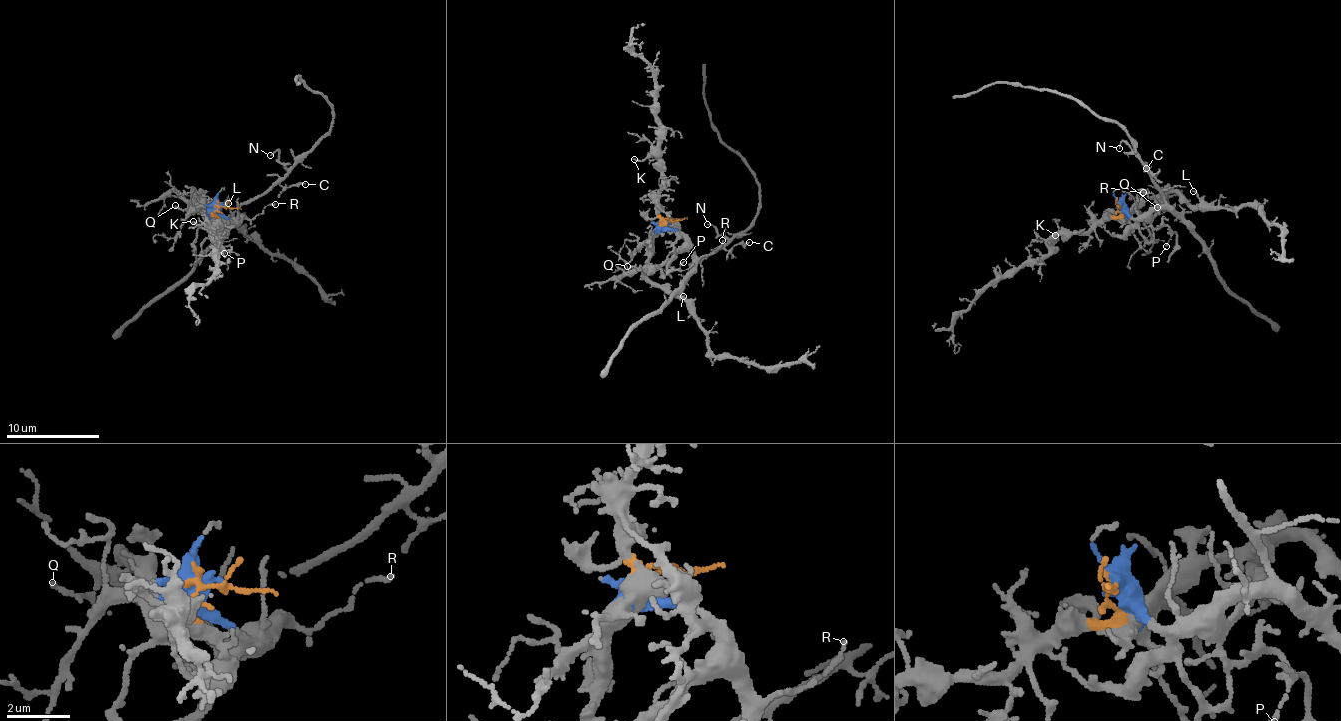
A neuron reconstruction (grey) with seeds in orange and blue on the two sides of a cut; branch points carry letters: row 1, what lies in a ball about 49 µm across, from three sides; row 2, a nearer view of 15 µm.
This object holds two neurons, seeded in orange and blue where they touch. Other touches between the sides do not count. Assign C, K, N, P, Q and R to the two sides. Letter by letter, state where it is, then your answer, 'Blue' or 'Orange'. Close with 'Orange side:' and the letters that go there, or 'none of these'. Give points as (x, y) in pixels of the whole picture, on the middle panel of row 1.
C: Place: (749, 242). Blue
K: Place: (634, 159). Orange
N: Place: (707, 224). Blue
P: Place: (683, 262). Blue
Q: Place: (627, 266). Blue
R: Place: (722, 240). Blue
Orange side: K

